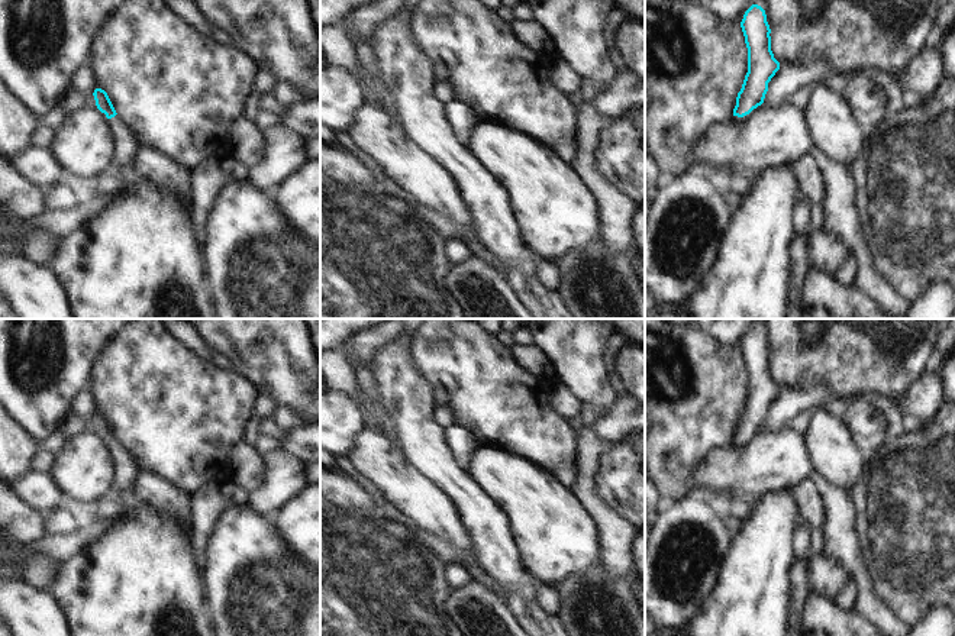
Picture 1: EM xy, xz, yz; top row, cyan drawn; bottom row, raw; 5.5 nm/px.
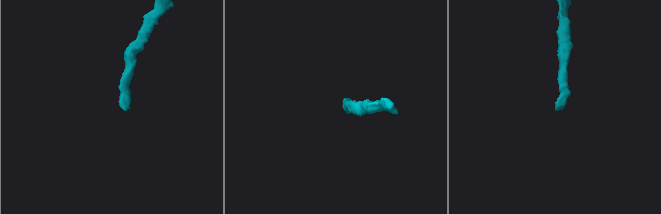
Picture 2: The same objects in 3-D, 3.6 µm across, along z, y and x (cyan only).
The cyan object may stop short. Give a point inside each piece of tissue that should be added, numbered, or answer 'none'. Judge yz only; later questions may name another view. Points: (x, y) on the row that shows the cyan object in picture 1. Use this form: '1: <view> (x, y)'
none

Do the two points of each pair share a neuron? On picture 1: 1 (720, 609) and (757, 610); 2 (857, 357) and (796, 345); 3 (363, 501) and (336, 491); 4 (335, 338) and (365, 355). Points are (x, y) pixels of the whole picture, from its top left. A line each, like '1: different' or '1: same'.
1: same
2: same
3: same
4: different

